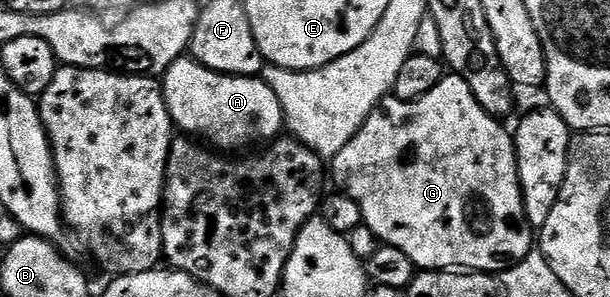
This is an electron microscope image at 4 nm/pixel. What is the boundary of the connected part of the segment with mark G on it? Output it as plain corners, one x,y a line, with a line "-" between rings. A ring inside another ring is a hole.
446,73
431,92
427,92
422,98
416,98
410,102
404,102
392,96
384,98
371,112
371,116
363,124
363,128
339,152
331,159
331,178
337,181
336,189
347,193
351,200
355,200
361,206
361,216
364,225
375,232
375,236
384,245
399,248
399,252
413,261
414,267
425,272
477,272
496,275
498,272
510,270
515,264
519,264
522,256
530,253
535,246
535,234
529,221
525,218
523,208
523,196
521,195
521,181
517,175
517,148
515,138
500,126
502,124
496,117
488,114
472,94
471,88
465,79
457,73
-
385,158
409,158
409,162
388,162

